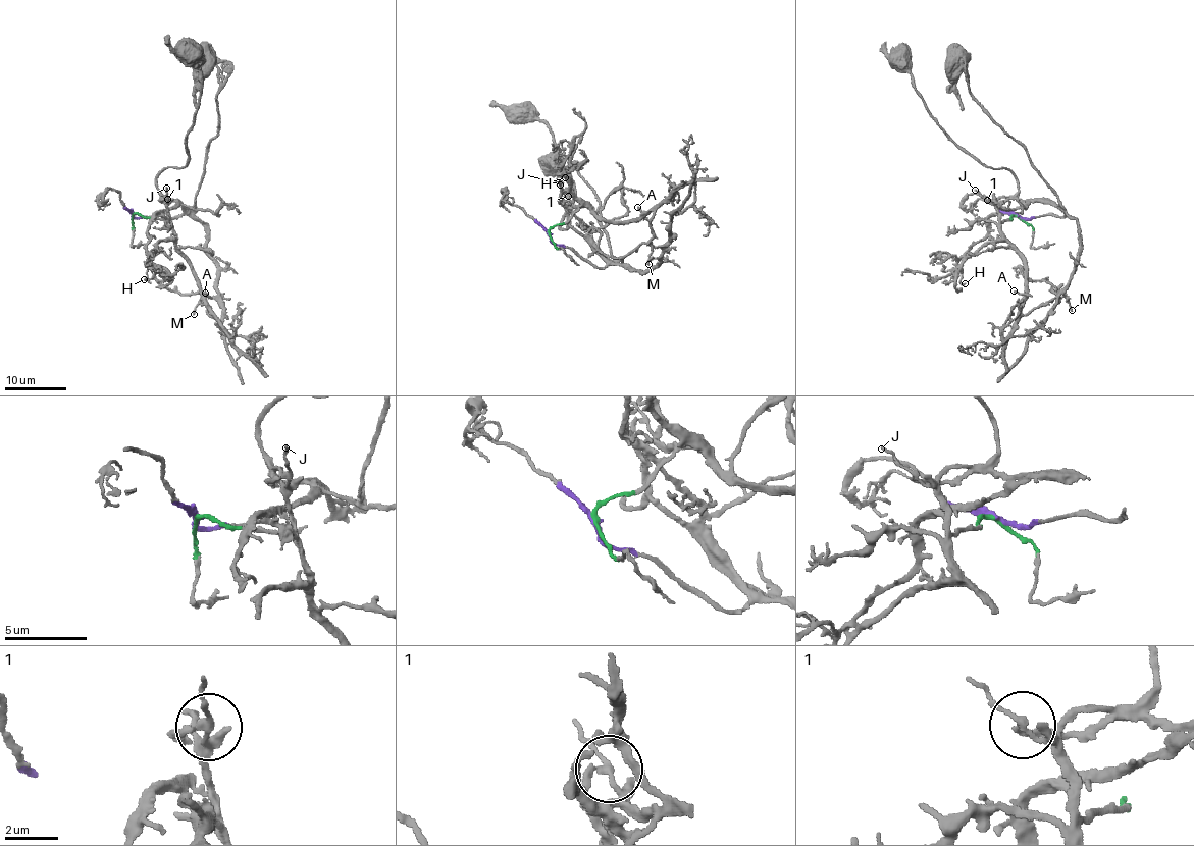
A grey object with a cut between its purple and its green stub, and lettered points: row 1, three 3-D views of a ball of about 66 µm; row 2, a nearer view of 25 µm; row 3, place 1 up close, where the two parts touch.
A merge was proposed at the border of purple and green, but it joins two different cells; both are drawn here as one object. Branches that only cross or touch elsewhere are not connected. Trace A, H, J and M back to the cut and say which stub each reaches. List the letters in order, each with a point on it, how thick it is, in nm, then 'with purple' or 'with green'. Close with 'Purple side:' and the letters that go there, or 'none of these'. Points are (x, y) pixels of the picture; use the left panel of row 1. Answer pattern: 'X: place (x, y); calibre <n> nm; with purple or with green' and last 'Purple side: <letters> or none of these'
A: place (205, 293); calibre 160 nm; with green
H: place (144, 279); calibre 160 nm; with green
J: place (166, 188); calibre 140 nm; with green
M: place (194, 314); calibre 190 nm; with green
Purple side: none of these

